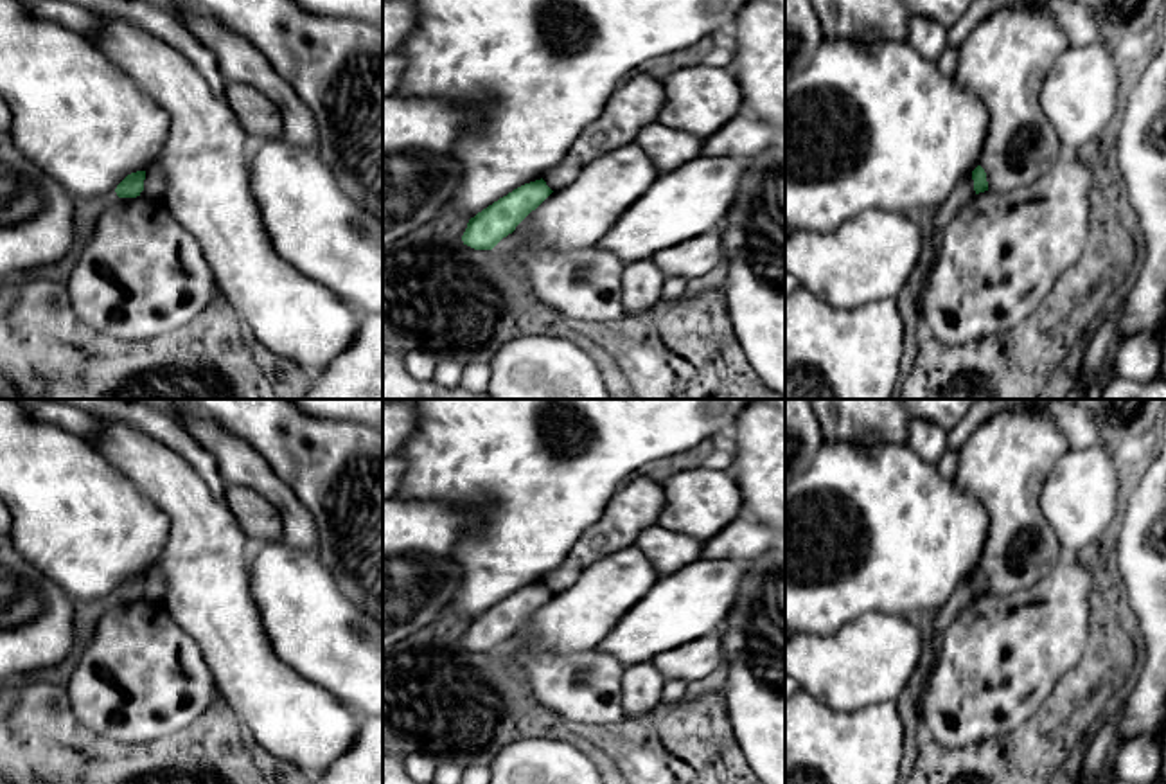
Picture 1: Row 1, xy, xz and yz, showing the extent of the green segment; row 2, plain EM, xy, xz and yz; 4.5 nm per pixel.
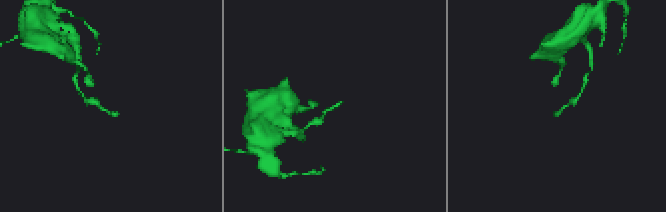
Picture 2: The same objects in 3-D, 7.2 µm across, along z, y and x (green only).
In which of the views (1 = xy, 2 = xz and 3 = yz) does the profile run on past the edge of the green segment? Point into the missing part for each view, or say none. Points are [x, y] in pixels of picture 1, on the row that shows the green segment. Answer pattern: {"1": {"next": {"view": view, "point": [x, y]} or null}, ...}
{"1": {"next": null}, "2": {"next": null}, "3": {"next": null}}

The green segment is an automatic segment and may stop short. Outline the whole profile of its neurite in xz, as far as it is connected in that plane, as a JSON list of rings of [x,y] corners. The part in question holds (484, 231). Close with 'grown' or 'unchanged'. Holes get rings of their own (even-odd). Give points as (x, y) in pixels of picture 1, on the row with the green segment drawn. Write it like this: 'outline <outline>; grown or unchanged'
outline [[[543,178],[514,189],[469,219],[462,236],[464,245],[474,250],[492,250],[552,192]]]; unchanged

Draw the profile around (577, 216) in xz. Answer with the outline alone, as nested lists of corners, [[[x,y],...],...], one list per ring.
[[[631,142],[618,147],[552,192],[492,250],[521,273],[521,263],[530,252],[593,246],[650,189],[658,174],[640,146]]]

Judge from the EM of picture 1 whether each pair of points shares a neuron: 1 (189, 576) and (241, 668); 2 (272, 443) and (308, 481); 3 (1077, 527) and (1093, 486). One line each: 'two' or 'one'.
1: one
2: one
3: one

